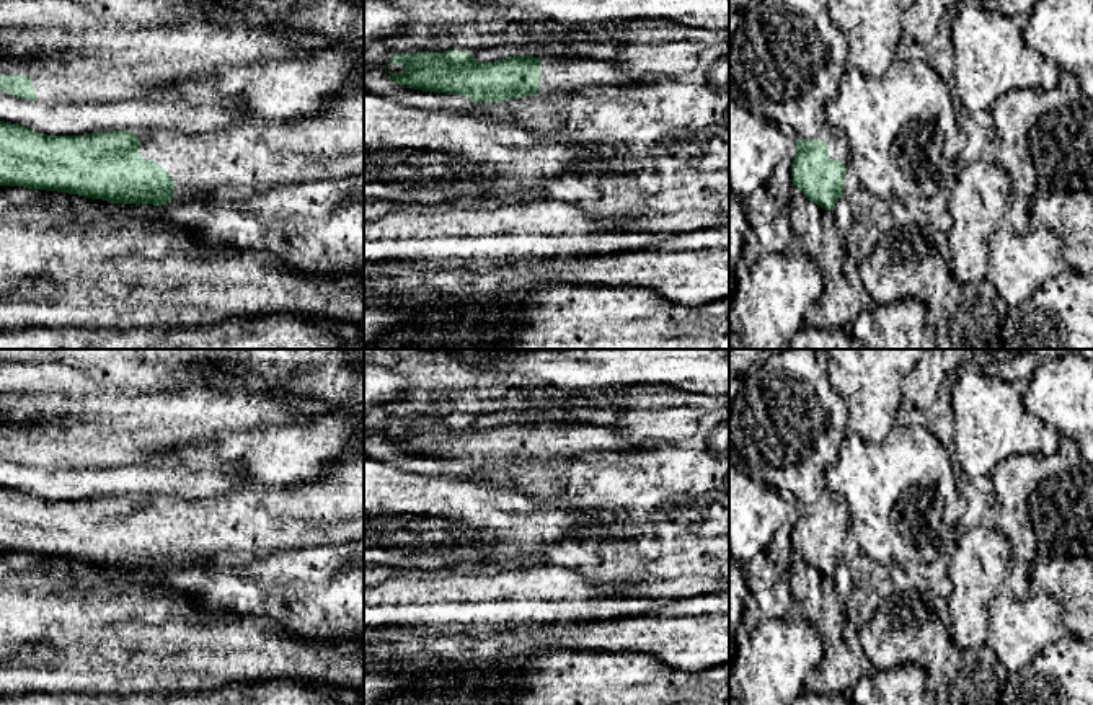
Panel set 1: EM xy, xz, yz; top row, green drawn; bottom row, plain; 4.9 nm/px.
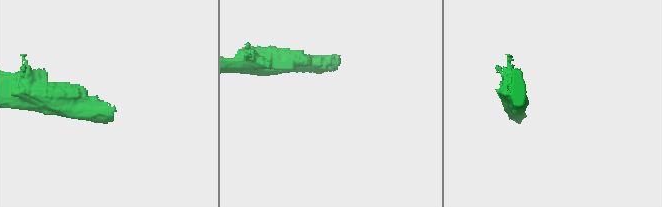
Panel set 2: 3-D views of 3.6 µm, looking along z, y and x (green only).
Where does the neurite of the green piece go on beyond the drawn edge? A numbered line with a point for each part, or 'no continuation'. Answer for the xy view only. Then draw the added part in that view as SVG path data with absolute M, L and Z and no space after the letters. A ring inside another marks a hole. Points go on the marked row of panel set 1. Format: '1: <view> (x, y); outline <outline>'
1: xy (252, 152); outline M354 70L344 90L328 106L310 116L285 122L272 122L259 116L245 114L228 127L212 134L181 134L176 131L135 132L142 142L139 152L144 160L163 166L175 181L175 197L163 207L170 217L176 206L215 194L220 188L263 188L284 183L347 180L364 175L364 72Z

